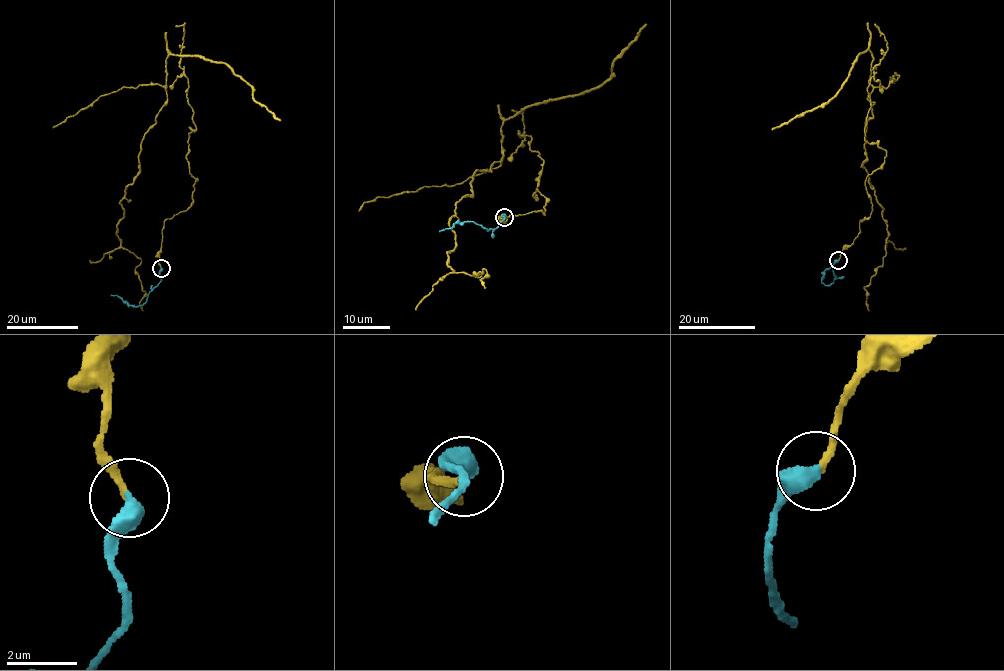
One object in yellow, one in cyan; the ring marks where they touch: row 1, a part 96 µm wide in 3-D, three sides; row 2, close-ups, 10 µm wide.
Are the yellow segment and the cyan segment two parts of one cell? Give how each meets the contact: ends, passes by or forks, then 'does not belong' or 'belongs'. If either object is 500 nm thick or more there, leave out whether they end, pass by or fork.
belongs

